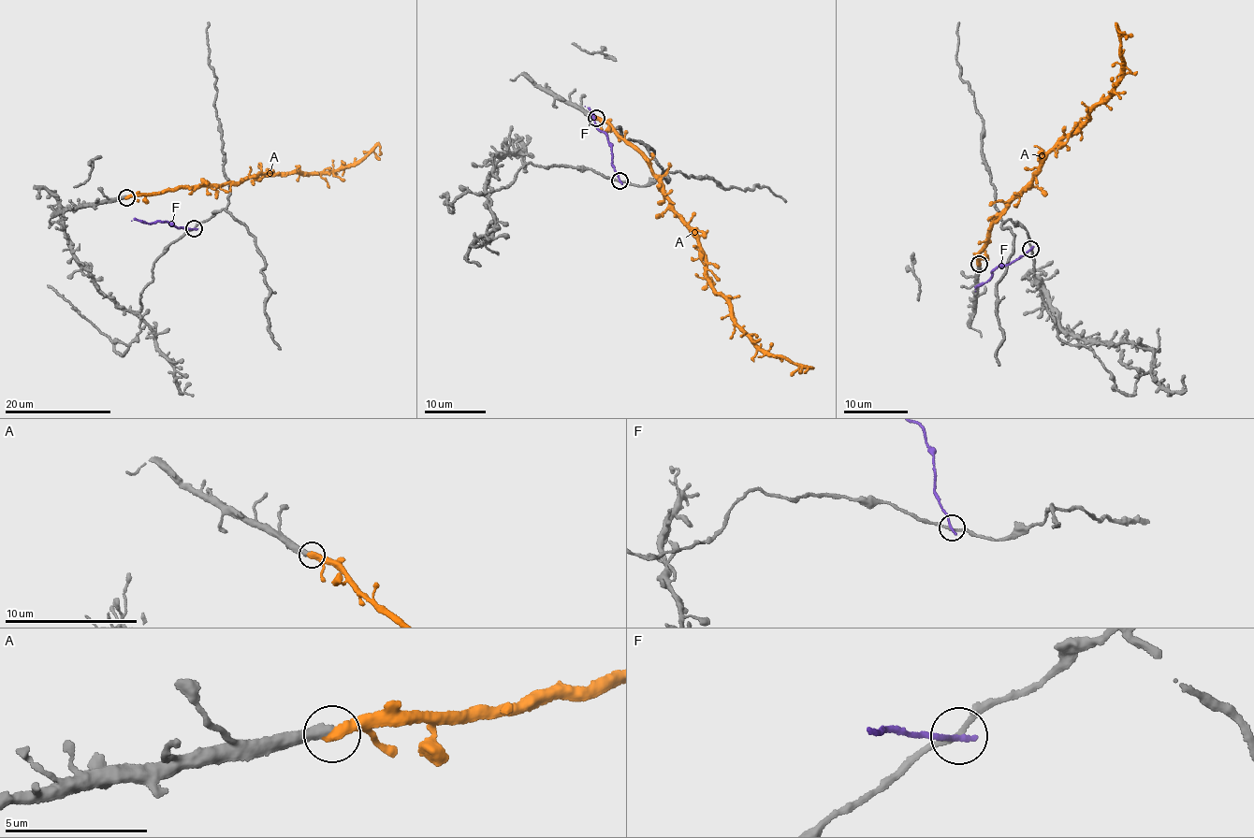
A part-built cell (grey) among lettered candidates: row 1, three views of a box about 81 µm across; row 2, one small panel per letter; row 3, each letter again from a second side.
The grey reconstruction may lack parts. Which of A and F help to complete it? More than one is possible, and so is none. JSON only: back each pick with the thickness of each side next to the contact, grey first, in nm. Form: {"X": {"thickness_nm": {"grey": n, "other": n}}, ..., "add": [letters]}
{"A": {"thickness_nm": {"grey": 360, "other": 480}}, "add": ["A"]}

